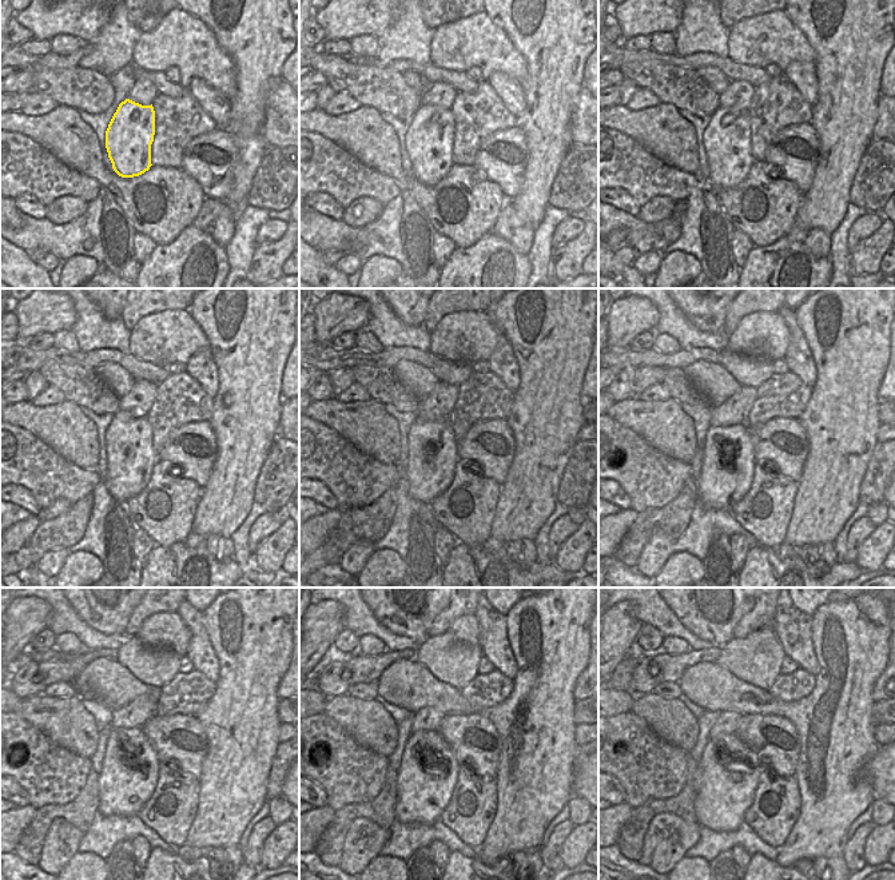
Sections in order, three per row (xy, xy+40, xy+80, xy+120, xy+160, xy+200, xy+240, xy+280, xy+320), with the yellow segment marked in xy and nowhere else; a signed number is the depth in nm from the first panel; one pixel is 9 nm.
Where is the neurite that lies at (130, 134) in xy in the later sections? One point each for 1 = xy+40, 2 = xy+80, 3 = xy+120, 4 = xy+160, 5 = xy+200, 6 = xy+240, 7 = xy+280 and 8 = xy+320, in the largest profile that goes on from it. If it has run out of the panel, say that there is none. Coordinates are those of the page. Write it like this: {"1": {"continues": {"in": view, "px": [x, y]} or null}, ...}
{"1": {"continues": {"in": "xy+40", "px": [429, 139]}}, "2": {"continues": {"in": "xy+80", "px": [728, 138]}}, "3": {"continues": {"in": "xy+120", "px": [131, 457]}}, "4": {"continues": {"in": "xy+160", "px": [433, 452]}}, "5": {"continues": {"in": "xy+200", "px": [727, 470]}}, "6": {"continues": {"in": "xy+240", "px": [123, 792]}}, "7": {"continues": {"in": "xy+280", "px": [422, 795]}}, "8": {"continues": {"in": "xy+320", "px": [723, 796]}}}

